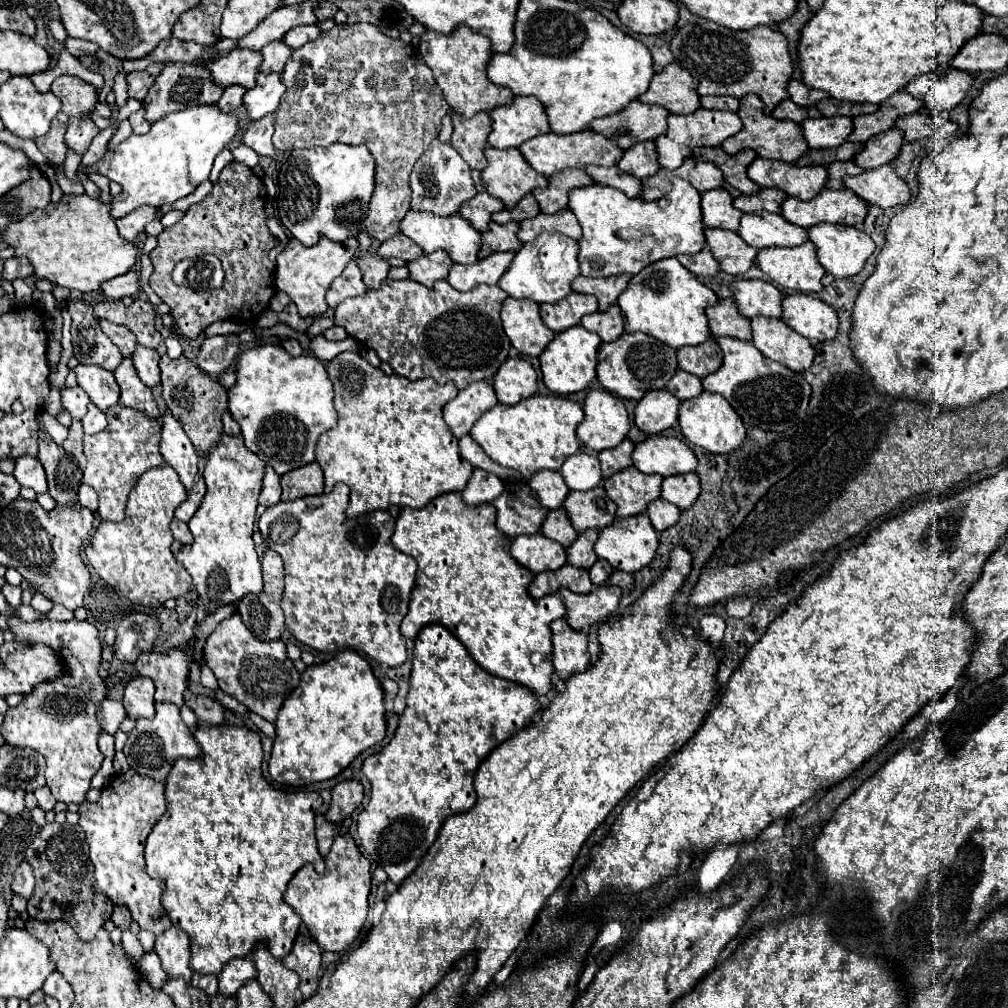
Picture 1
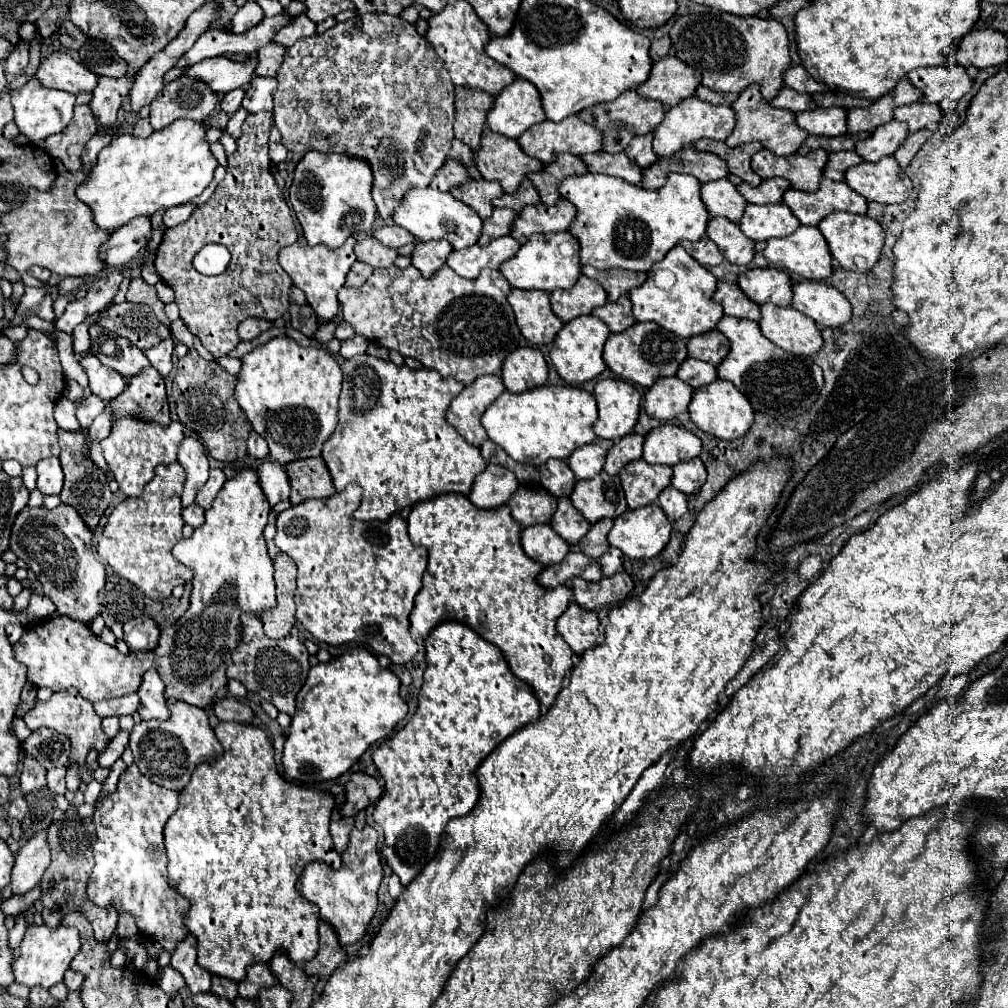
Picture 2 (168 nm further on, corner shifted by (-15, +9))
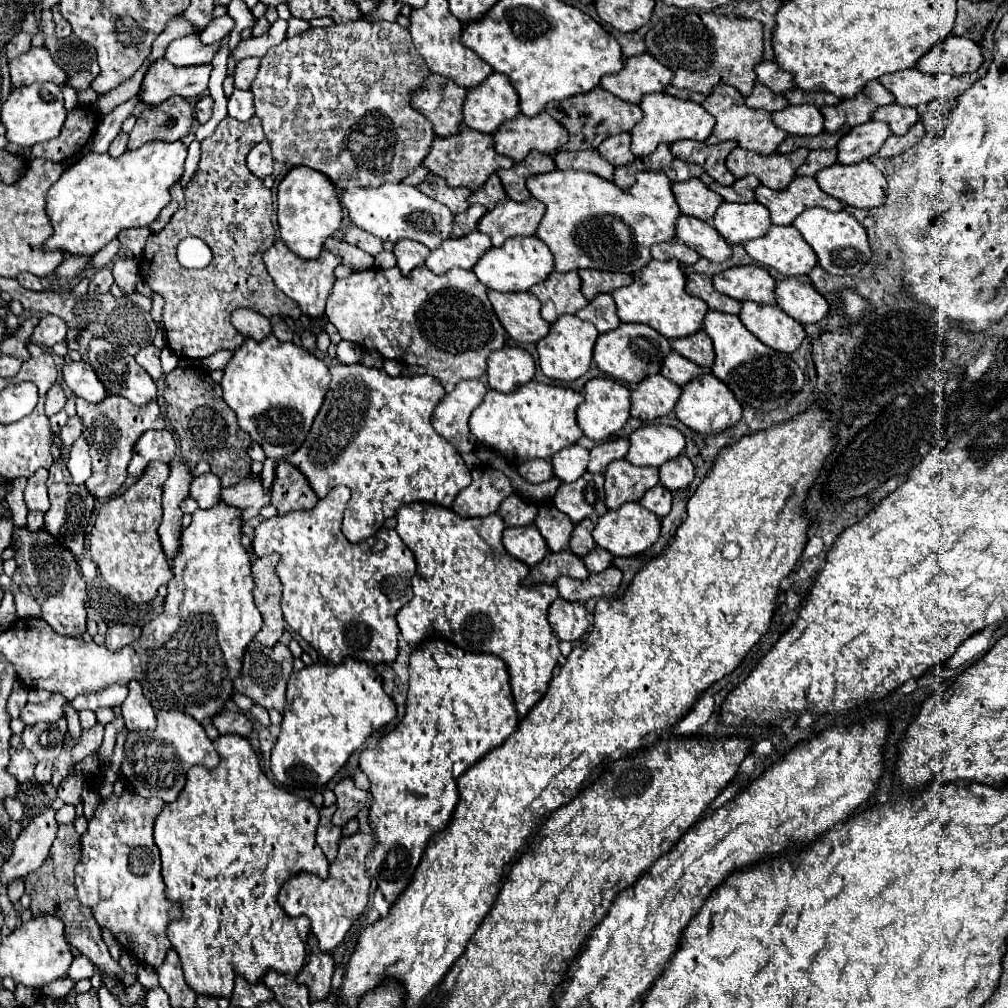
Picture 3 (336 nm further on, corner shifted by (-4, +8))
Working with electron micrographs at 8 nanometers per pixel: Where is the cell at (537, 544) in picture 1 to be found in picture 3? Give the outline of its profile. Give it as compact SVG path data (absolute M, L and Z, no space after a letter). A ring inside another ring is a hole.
M526 525L526 527L506 527L502 545L512 555L514 559L526 563L526 565L536 565L544 555L548 553L546 541L536 529L536 525Z

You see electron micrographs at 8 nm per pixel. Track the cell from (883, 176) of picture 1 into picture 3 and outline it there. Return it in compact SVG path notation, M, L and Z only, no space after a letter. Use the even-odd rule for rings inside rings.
M862 161L856 165L834 163L820 171L816 181L824 193L850 207L878 207L886 197L886 179L872 161Z

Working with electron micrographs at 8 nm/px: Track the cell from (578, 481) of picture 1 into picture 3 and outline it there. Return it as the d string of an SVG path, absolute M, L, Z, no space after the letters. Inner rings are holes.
M572 445L568 449L560 449L552 457L552 469L560 481L576 481L588 465L588 451L580 445Z

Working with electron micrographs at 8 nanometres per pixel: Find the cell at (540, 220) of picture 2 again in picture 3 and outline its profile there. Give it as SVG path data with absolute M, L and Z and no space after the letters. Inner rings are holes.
M502 199L492 211L488 211L478 221L478 231L488 235L492 245L500 247L506 239L516 235L534 235L540 219L544 215L544 205L538 199L526 199L516 203L512 199Z

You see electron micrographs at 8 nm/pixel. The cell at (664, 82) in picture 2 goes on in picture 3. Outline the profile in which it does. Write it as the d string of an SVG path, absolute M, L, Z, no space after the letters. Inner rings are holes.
M642 53L628 57L622 71L604 75L600 79L600 87L620 97L622 101L640 103L642 95L664 91L670 79L672 71L668 67L660 65L656 59L652 59L652 55Z

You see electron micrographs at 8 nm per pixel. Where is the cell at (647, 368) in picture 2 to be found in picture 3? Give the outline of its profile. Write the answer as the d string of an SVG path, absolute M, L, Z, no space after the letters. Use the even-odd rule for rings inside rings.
M622 323L610 333L598 335L596 347L594 347L594 361L600 371L604 371L608 377L616 381L624 381L628 385L638 385L642 379L656 375L662 367L664 357L672 351L670 341L654 331L648 325L642 323Z

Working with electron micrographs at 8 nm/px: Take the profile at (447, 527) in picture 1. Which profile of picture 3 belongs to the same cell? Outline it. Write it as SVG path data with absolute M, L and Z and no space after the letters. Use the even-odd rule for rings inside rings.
M412 503L396 511L398 535L410 547L416 557L418 571L412 579L414 597L408 605L398 611L398 627L402 637L410 647L418 647L428 639L446 639L452 645L470 651L470 653L492 653L498 655L510 673L510 685L516 701L516 711L520 717L526 717L528 711L542 699L548 683L552 679L554 667L560 661L558 637L554 635L548 623L548 607L558 597L554 585L522 585L522 579L528 575L528 565L512 559L502 547L504 521L494 513L488 517L464 519L454 515L454 511L430 505L430 503Z

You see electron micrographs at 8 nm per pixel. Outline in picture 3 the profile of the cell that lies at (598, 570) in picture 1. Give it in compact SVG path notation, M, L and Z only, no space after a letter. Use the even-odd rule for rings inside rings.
M594 547L594 551L590 551L586 557L582 557L582 561L590 573L600 573L612 565L612 555L602 547Z

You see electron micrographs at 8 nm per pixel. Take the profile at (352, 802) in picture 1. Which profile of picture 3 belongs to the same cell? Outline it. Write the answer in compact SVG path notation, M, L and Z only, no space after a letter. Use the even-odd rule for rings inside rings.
M350 777L342 779L334 787L334 795L338 801L336 801L336 813L332 815L332 823L338 827L344 827L350 819L354 819L370 797L370 793L358 789Z

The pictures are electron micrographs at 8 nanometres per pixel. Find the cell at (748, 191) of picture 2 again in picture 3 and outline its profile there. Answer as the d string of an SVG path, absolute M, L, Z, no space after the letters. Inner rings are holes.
M748 175L748 177L742 177L742 179L736 179L734 185L720 185L720 183L712 183L710 189L716 191L724 201L730 201L730 203L750 203L754 201L754 189L760 185L760 181L754 177L754 175Z

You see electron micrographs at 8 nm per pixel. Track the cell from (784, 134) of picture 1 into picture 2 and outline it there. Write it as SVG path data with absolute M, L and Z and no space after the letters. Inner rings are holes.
M755 84L747 86L747 90L743 90L739 94L739 100L733 104L733 110L737 112L737 126L735 126L733 134L725 140L725 144L731 146L731 148L753 142L753 140L759 140L767 150L773 150L779 156L791 156L809 138L809 132L797 126L795 112L781 110L781 108L771 108L769 102L763 98L759 86L755 86Z

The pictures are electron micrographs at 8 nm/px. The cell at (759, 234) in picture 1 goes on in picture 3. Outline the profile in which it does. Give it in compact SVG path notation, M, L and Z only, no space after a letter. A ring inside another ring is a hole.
M756 201L752 203L720 203L716 209L714 229L726 239L726 243L746 243L768 231L768 209Z

